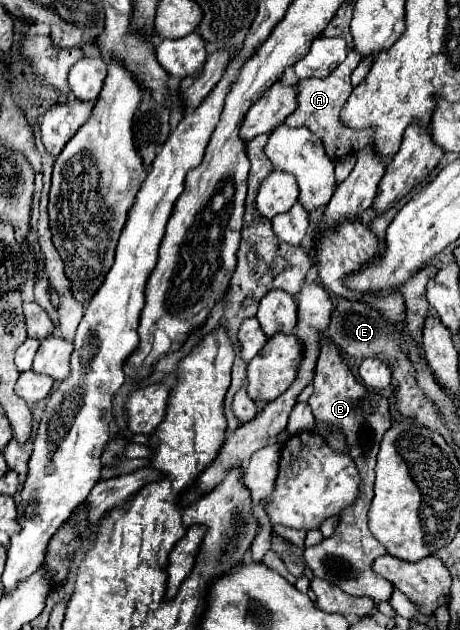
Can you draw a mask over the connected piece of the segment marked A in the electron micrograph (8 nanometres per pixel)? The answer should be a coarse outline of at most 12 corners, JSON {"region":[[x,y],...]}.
{"region":[[359,54],[327,78],[299,80],[299,106],[287,126],[319,136],[333,160],[371,142],[371,128],[351,130],[339,112],[351,94]]}

